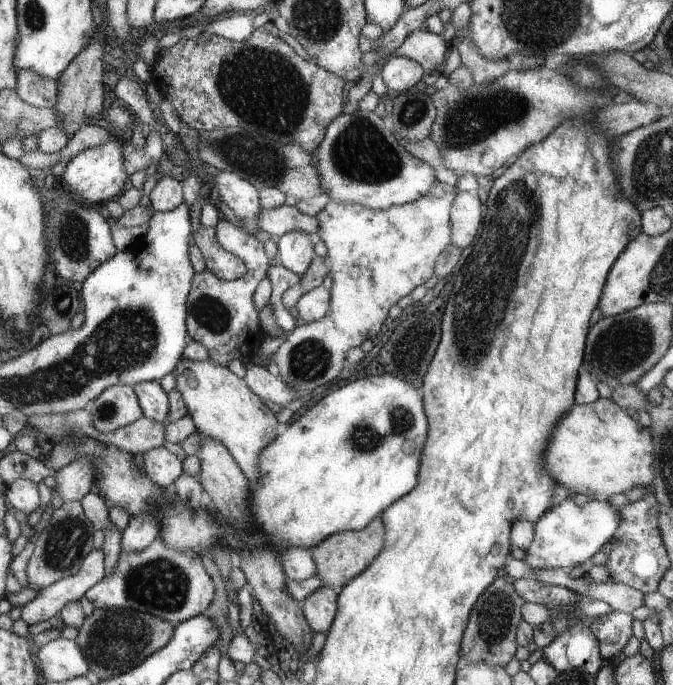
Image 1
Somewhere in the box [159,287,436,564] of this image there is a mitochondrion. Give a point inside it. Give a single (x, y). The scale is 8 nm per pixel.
(361, 439)

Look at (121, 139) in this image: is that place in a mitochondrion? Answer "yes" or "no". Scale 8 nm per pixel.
no

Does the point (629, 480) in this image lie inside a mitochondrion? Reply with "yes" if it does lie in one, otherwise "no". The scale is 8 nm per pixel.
no

